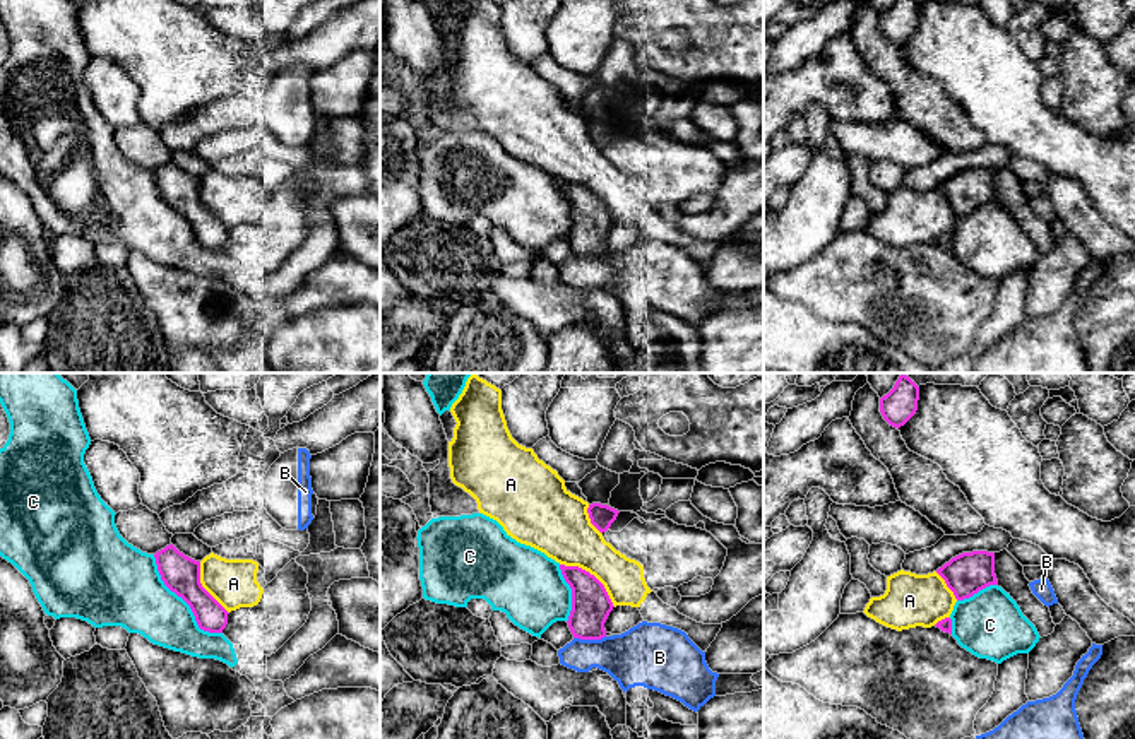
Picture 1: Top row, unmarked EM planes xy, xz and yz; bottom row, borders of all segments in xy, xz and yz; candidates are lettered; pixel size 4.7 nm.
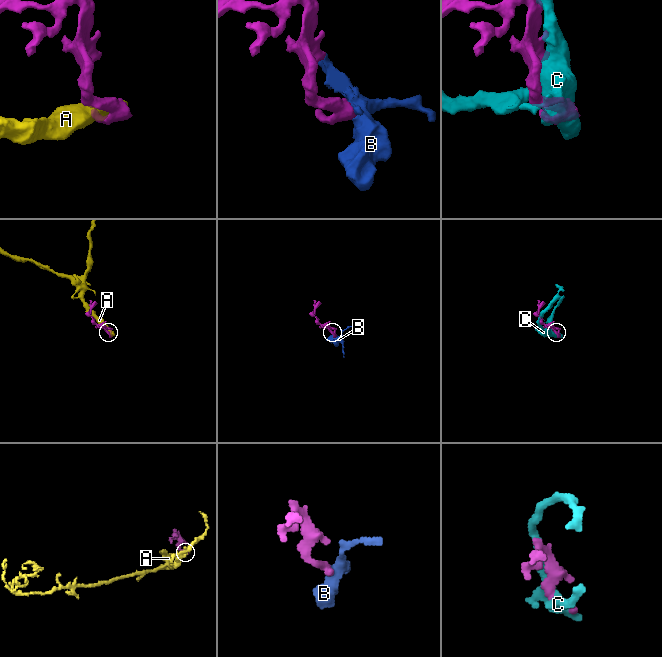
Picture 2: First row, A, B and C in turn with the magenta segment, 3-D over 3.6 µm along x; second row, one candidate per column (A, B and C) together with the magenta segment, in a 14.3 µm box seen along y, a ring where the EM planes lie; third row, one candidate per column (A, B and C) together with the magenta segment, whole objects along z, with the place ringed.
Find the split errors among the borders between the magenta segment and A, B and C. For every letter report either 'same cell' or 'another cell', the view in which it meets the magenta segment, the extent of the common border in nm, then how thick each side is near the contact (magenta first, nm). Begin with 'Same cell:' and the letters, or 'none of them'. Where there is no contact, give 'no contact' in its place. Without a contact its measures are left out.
Same cell: B
A: another cell; contact in xz; length 340 nm; calibres 190 and 280 nm
B: same cell; contact in xz; length 150 nm; calibres 190 and 280 nm
C: another cell; contact in xy; length 500 nm; calibres 180 and 320 nm

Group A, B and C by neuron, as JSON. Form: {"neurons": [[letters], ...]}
{"neurons": [["A"], ["B"], ["C"]]}

